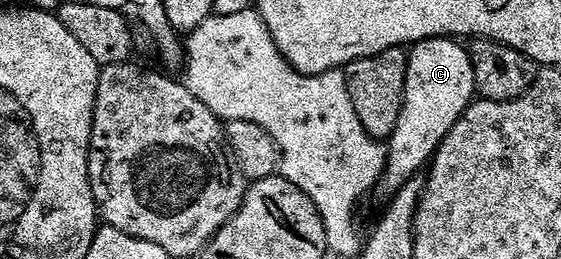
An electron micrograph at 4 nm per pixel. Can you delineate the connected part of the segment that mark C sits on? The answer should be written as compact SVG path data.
M452 38L421 40L408 52L404 109L394 134L386 144L388 166L382 177L383 183L388 183L392 190L400 189L408 180L417 179L421 175L419 172L429 167L441 142L474 103L477 95L475 66L469 49L460 44L463 43Z

